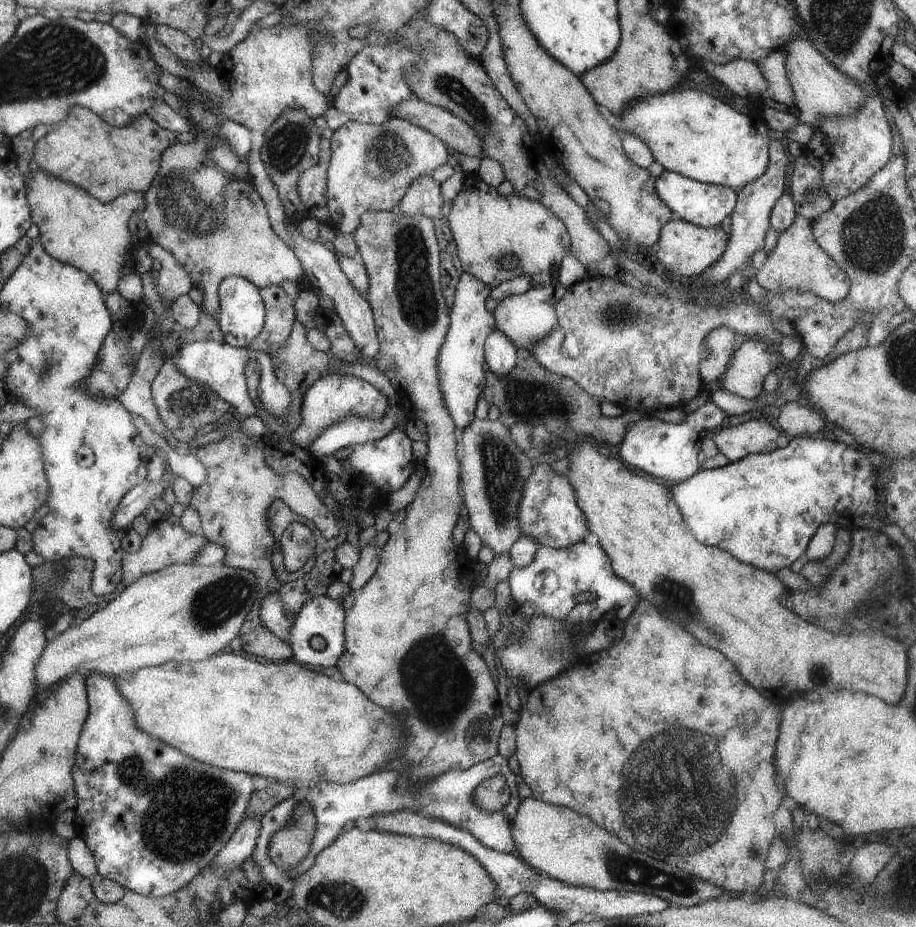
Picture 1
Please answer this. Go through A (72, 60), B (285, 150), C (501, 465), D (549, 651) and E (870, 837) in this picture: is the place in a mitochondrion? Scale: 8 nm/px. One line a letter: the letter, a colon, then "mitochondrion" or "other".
A: mitochondrion
B: mitochondrion
C: mitochondrion
D: mitochondrion
E: other

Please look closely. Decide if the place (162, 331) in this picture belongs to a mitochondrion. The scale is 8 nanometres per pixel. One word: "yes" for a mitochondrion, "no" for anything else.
no

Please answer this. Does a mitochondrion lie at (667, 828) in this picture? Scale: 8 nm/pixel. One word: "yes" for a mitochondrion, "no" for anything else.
yes

